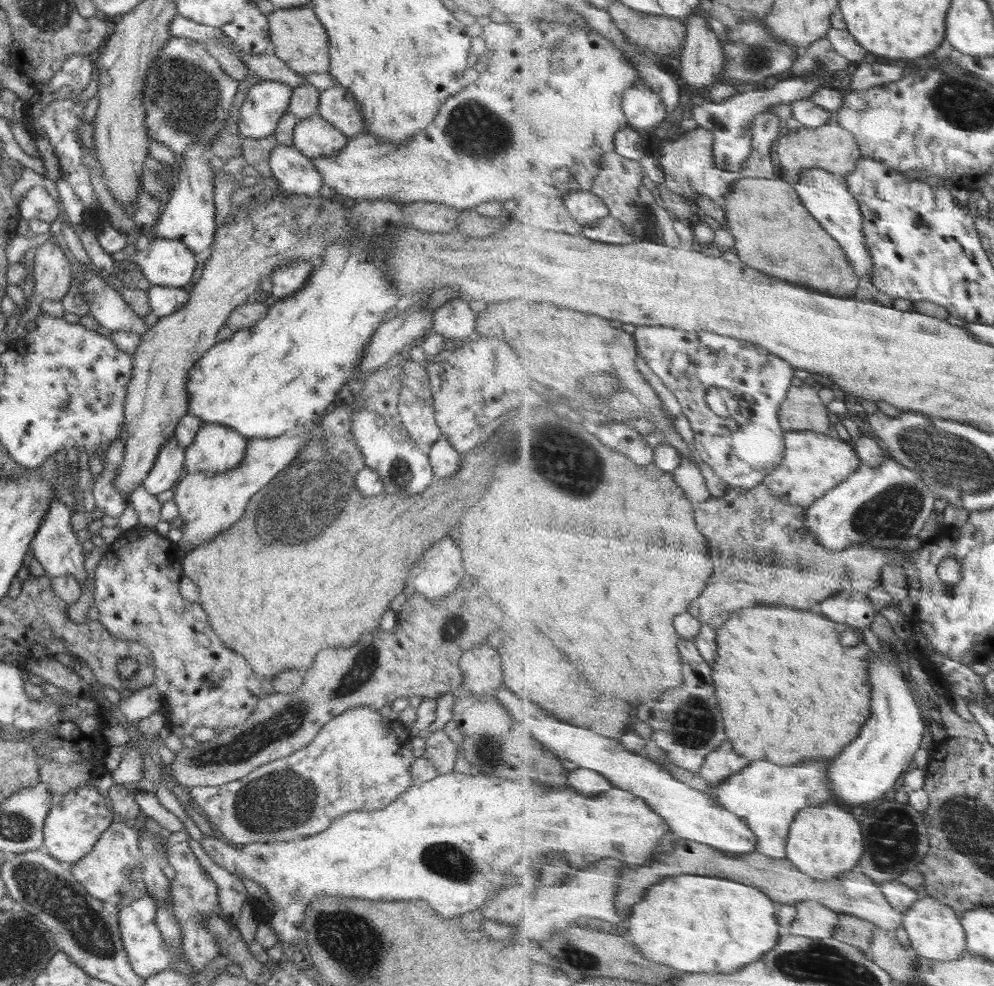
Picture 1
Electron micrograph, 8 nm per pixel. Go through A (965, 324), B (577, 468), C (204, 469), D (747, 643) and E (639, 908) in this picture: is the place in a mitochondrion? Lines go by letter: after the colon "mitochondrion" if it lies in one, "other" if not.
A: other
B: mitochondrion
C: other
D: other
E: other

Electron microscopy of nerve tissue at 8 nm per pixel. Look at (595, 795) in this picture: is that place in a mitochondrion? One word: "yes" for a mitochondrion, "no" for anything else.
no

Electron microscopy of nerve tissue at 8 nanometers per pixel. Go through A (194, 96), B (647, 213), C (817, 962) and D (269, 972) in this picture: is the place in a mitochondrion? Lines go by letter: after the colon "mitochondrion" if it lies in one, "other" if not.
A: mitochondrion
B: other
C: mitochondrion
D: other

